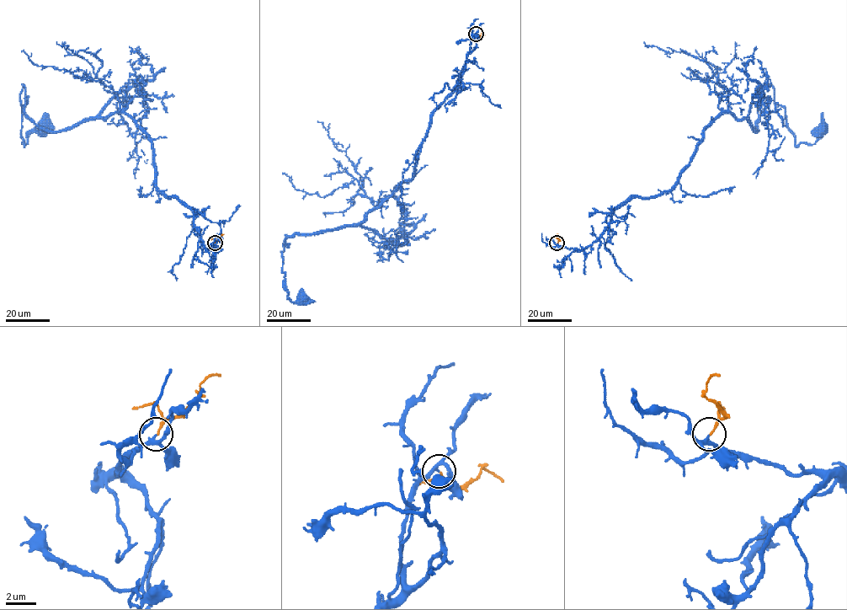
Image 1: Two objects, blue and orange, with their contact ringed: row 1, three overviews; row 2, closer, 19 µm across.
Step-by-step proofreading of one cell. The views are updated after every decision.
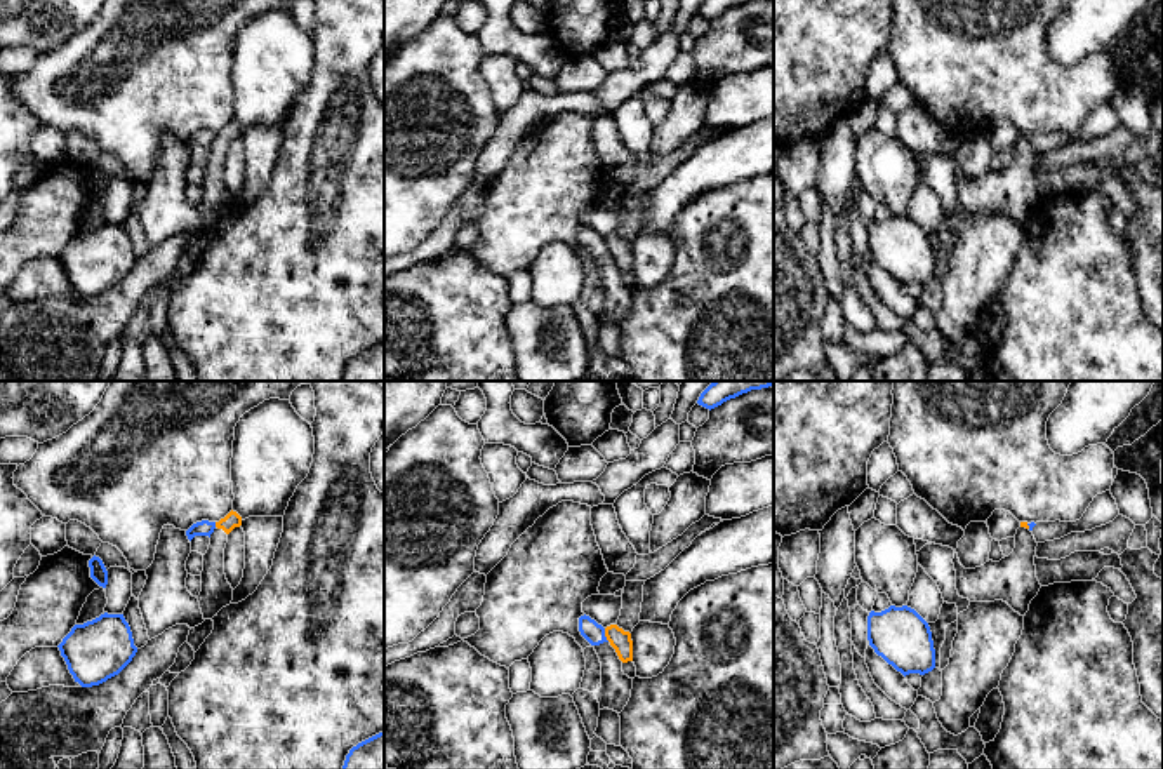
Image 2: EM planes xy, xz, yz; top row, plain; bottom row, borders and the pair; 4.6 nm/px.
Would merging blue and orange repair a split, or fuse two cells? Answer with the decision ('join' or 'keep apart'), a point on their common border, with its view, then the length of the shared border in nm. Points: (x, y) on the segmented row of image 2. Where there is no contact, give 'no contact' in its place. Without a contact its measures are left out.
keep apart | xz (604, 635) | 70 nm

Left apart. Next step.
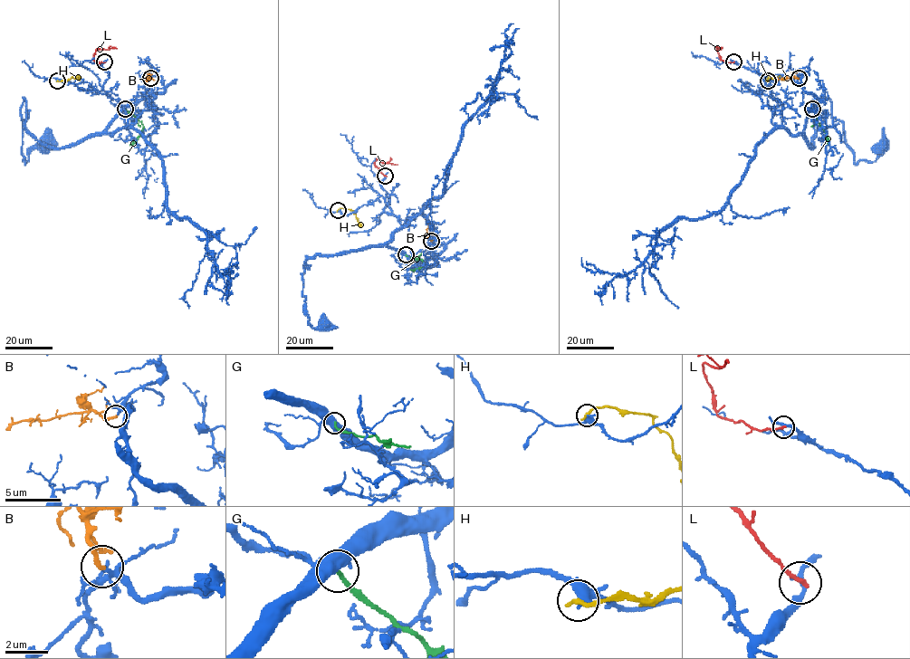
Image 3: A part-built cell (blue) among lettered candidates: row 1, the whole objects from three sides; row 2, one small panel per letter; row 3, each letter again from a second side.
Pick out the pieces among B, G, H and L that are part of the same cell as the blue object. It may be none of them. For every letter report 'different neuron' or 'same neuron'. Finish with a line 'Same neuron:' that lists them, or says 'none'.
B: same neuron
G: different neuron
H: different neuron
L: different neuron
Same neuron: B

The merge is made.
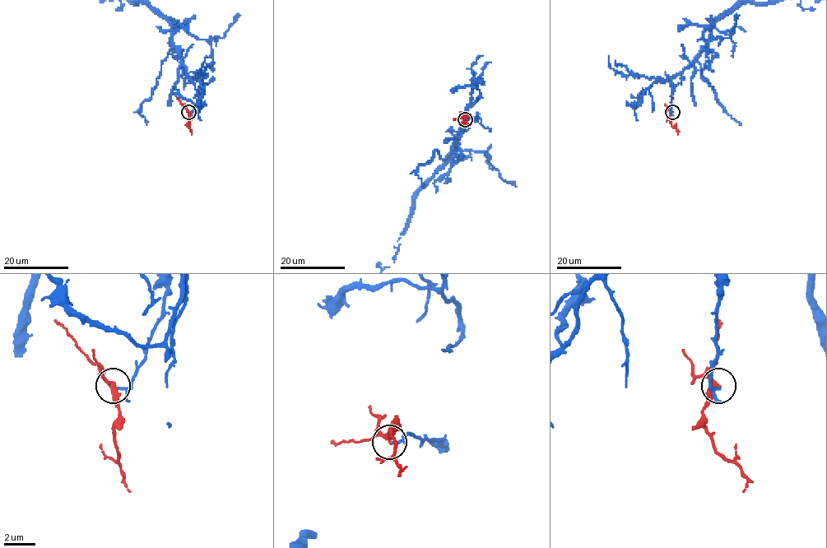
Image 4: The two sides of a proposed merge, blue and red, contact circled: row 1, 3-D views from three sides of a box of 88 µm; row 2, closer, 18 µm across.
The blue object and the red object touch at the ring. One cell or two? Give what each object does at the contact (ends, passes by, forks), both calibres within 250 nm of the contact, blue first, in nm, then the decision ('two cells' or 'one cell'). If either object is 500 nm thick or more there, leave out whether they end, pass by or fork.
blue passes by | red passes by | 100/320 nm | one cell

